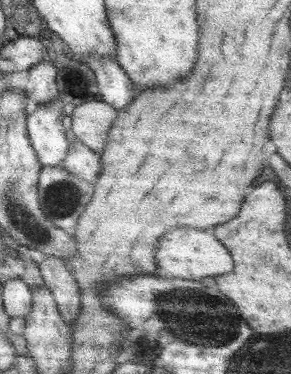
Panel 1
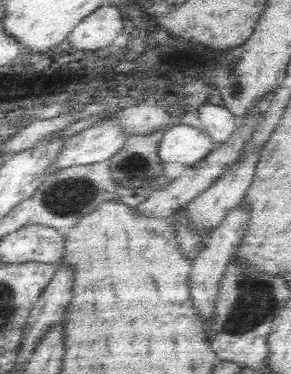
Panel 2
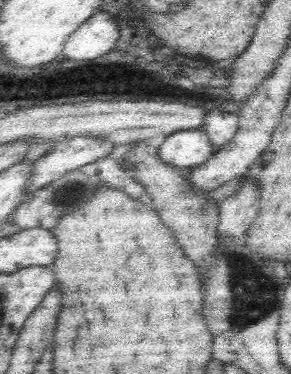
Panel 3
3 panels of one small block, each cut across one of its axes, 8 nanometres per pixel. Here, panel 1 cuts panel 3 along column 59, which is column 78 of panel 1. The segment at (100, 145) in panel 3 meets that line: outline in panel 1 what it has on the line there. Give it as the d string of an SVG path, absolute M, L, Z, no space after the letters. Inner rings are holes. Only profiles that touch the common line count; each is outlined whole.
M75 142L69 146L67 156L61 162L61 168L67 170L71 176L93 184L101 172L101 156Z

